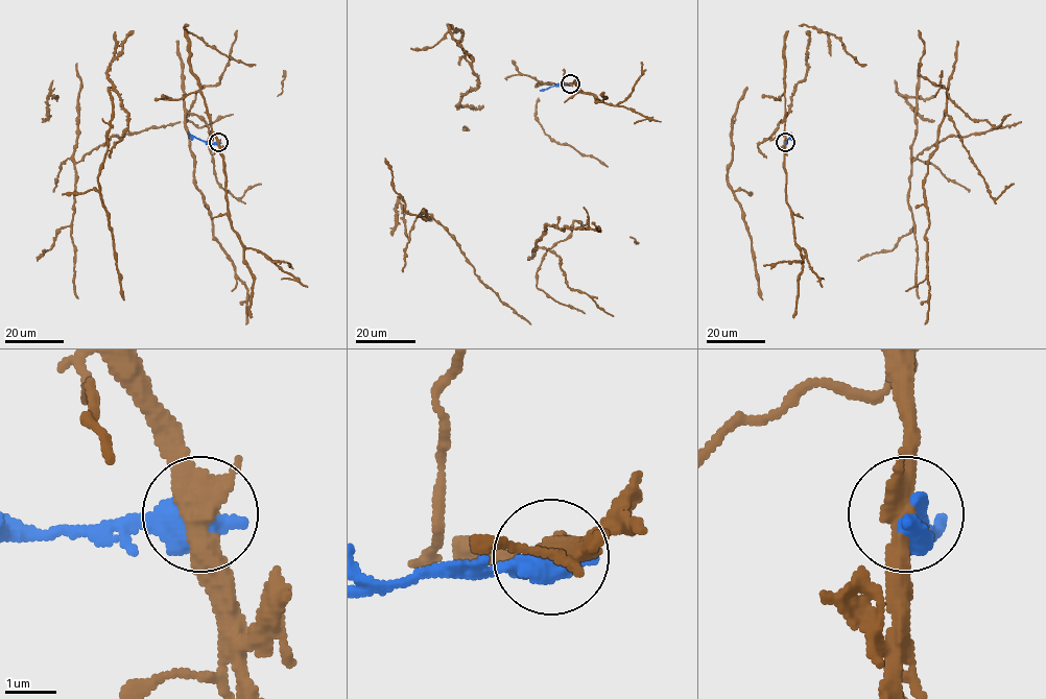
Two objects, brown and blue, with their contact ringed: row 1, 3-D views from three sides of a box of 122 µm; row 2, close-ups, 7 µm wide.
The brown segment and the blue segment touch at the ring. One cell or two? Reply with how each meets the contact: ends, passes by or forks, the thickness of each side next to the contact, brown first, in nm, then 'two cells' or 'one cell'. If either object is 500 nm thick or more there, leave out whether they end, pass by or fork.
460/650 nm | two cells

